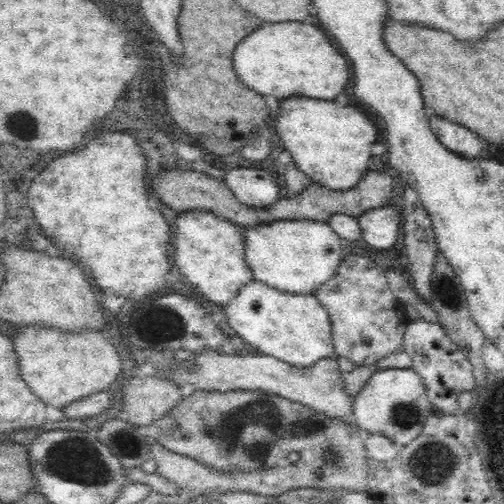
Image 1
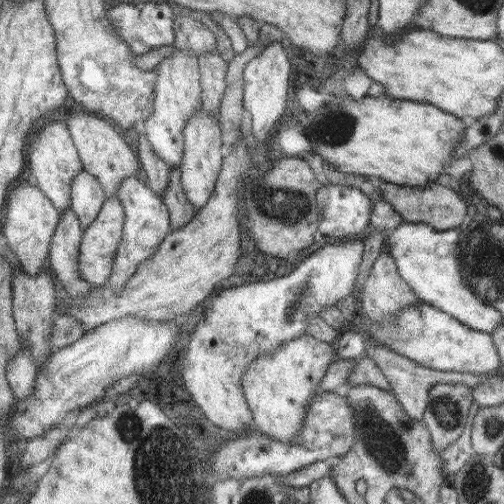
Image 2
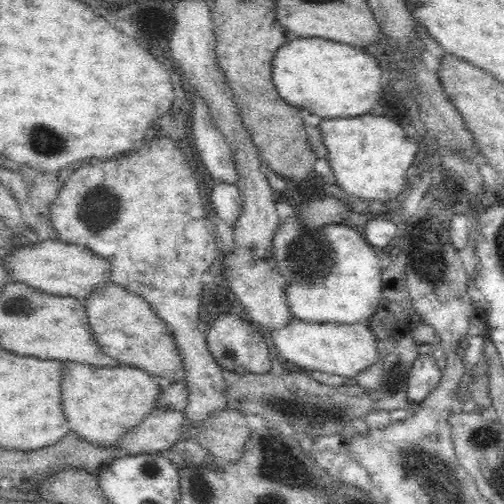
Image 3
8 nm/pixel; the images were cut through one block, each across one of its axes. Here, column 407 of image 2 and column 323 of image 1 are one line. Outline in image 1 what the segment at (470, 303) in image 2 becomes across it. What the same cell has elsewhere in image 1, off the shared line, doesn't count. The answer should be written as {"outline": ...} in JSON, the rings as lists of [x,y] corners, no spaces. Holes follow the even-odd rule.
{"outline":[[[280,220],[258,224],[256,228],[238,226],[246,238],[246,264],[252,268],[254,280],[270,284],[282,292],[312,294],[336,276],[340,260],[348,252],[346,242],[320,220]]]}

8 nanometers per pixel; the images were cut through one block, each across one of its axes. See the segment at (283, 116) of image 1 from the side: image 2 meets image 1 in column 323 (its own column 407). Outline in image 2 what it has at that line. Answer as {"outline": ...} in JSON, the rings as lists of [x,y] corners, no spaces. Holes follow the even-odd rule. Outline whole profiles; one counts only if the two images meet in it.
{"outline":[[[335,96],[333,102],[327,102],[323,108],[317,108],[315,112],[297,112],[293,116],[293,124],[301,126],[301,134],[305,140],[309,140],[313,154],[321,156],[323,162],[333,166],[337,172],[343,174],[357,174],[357,176],[377,176],[383,182],[391,184],[407,184],[407,186],[423,186],[437,178],[437,174],[443,172],[443,168],[449,166],[451,148],[459,142],[463,136],[465,124],[459,120],[459,116],[451,112],[443,112],[431,104],[421,104],[413,100],[397,100],[397,98],[371,98],[363,96],[361,100],[355,100],[351,96]]]}

